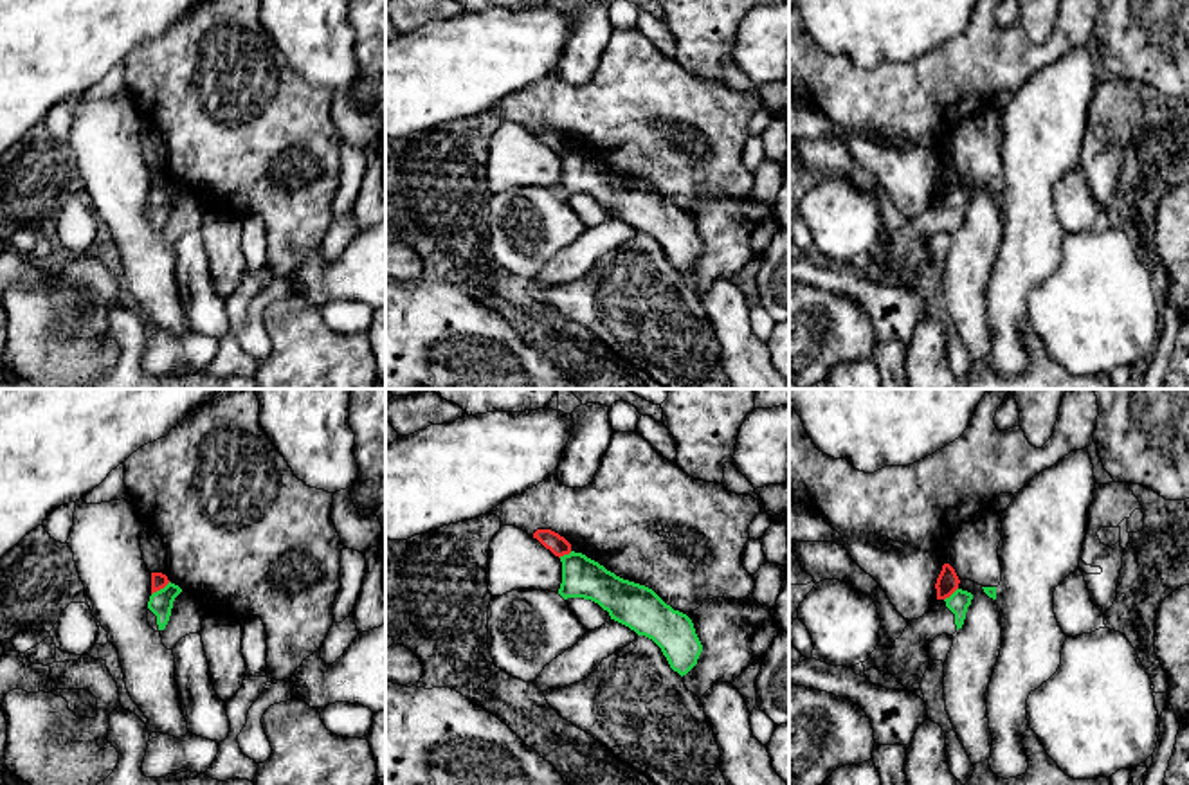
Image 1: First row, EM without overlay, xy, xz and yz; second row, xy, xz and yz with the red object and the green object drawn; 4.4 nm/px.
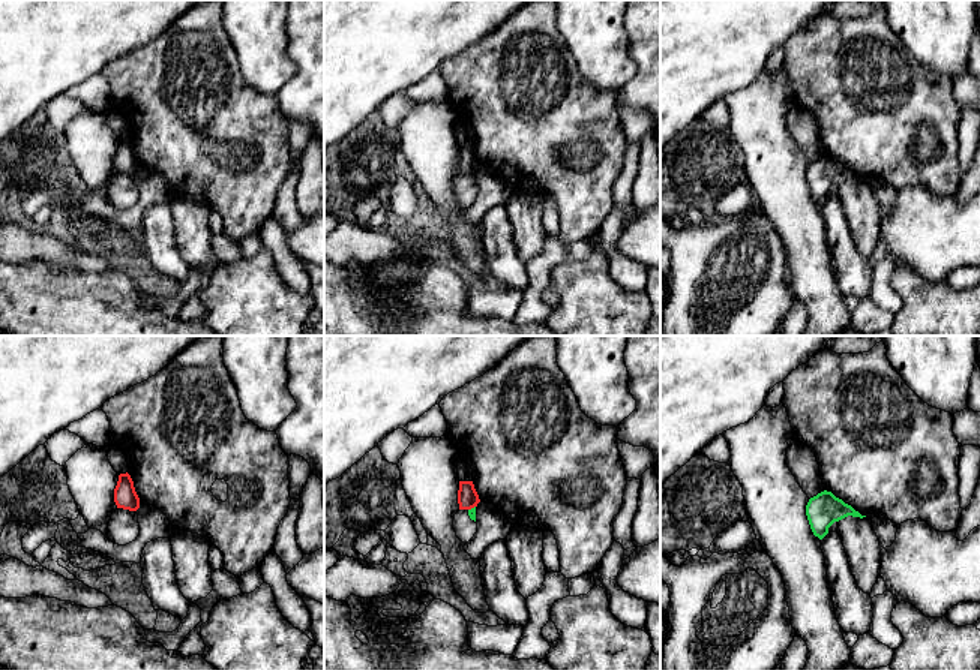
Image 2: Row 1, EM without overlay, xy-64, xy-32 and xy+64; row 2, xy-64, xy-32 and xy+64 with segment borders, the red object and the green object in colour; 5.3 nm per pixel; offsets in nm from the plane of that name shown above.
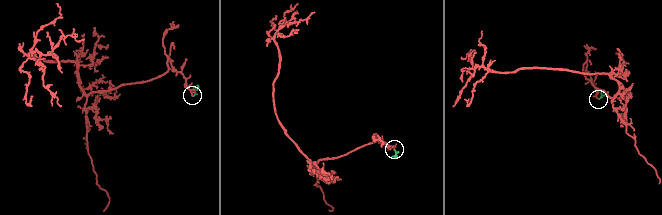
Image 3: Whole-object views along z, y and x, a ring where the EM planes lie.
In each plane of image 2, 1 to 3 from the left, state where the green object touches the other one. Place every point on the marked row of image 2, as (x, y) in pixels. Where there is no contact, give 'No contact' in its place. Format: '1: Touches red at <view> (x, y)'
1: No contact
2: Touches red at xy-32 (471, 507)
3: No contact

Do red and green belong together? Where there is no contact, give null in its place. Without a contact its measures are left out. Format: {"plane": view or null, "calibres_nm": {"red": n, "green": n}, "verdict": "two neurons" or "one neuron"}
{"plane": "xy", "calibres_nm": {"red": 70, "green": 110}, "verdict": "two neurons"}

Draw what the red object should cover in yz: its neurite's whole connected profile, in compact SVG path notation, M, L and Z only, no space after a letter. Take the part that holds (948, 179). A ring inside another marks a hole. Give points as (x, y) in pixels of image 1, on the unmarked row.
M949 160L942 162L942 167L937 175L935 185L937 185L937 196L949 194L958 185L958 173L955 166Z

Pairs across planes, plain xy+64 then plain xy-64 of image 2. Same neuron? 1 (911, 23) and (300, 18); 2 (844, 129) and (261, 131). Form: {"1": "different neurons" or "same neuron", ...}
{"1": "different neurons", "2": "same neuron"}

